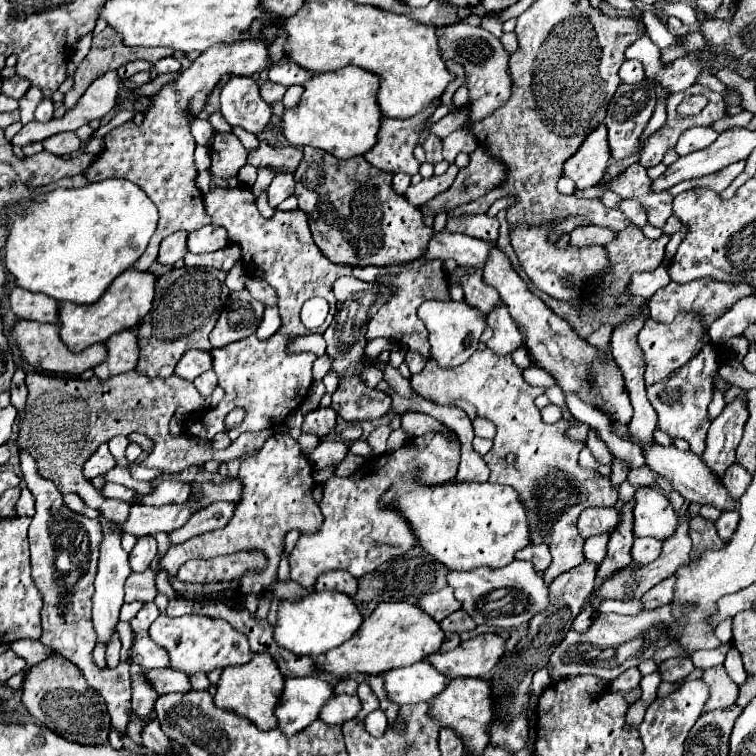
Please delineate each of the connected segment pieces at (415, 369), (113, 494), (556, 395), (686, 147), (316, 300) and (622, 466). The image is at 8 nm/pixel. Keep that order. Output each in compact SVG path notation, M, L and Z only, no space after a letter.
M408 350L405 356L405 363L407 364L411 374L419 373L427 363L427 359L421 357L419 353Z
M106 482L101 489L101 493L109 499L121 499L128 503L135 504L137 502L136 493L119 484Z
M551 385L551 387L546 389L545 395L549 398L551 403L559 405L561 409L567 409L567 403L565 403L565 395L559 391L557 385Z
M691 127L679 137L679 141L675 145L675 151L679 155L687 155L687 153L705 149L717 139L717 135L719 133L713 127Z
M313 297L307 300L300 312L302 323L308 329L315 329L323 324L329 312L328 302L320 297Z
M615 456L613 460L613 465L611 465L611 485L613 485L613 489L617 491L619 489L619 485L625 481L625 477L627 477L627 471L629 471L629 465L627 463L623 463L623 461L618 460Z

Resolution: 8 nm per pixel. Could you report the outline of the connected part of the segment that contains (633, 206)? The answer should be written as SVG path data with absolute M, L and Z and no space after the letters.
M623 199L623 203L619 205L619 209L621 209L632 224L640 226L640 228L648 223L647 213L640 203L633 203L631 199Z

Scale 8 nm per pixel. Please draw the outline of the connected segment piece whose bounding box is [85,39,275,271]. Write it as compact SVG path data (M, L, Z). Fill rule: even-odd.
M251 39L241 43L209 47L209 51L203 51L191 63L189 69L185 69L173 83L169 83L163 91L159 91L151 99L153 103L145 111L145 121L141 127L129 121L105 135L105 149L101 151L97 163L89 167L85 177L89 181L101 181L109 177L121 177L133 181L149 195L149 199L157 205L161 215L157 231L149 241L149 247L133 265L135 269L145 271L151 267L151 263L157 259L159 243L167 235L179 229L191 233L203 225L209 225L209 215L205 215L205 207L201 203L203 195L195 187L195 177L197 177L197 169L193 163L195 139L189 133L187 117L193 115L193 111L197 111L195 103L205 103L205 97L223 75L255 75L271 69L275 63L271 63L269 47L271 45L265 43L265 39Z

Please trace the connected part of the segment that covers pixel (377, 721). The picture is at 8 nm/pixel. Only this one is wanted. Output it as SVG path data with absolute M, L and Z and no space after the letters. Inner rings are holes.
M377 709L365 717L365 725L369 727L371 735L381 735L381 731L385 731L385 727L387 727L387 717L383 711Z

